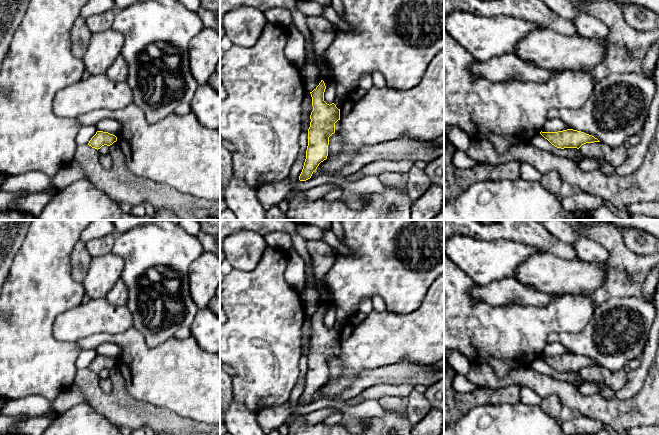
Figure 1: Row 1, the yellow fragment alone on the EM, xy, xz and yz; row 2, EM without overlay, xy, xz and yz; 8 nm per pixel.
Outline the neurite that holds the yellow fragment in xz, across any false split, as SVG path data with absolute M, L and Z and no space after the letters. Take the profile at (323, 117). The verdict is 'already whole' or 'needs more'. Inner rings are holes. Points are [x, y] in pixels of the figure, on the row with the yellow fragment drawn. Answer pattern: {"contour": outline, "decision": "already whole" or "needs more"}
{"contour": "M323 80L310 92L313 111L310 115L310 127L308 129L308 146L306 159L300 181L311 178L319 164L327 159L329 137L335 133L335 123L340 120L340 109L334 103L327 104L324 101L326 86Z", "decision": "already whole"}

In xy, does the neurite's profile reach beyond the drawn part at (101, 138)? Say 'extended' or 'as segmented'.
as segmented

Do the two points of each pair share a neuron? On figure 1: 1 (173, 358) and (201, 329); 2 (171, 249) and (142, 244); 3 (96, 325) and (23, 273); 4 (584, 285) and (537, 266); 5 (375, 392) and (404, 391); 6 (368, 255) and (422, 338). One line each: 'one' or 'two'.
1: two
2: one
3: two
4: one
5: one
6: two

